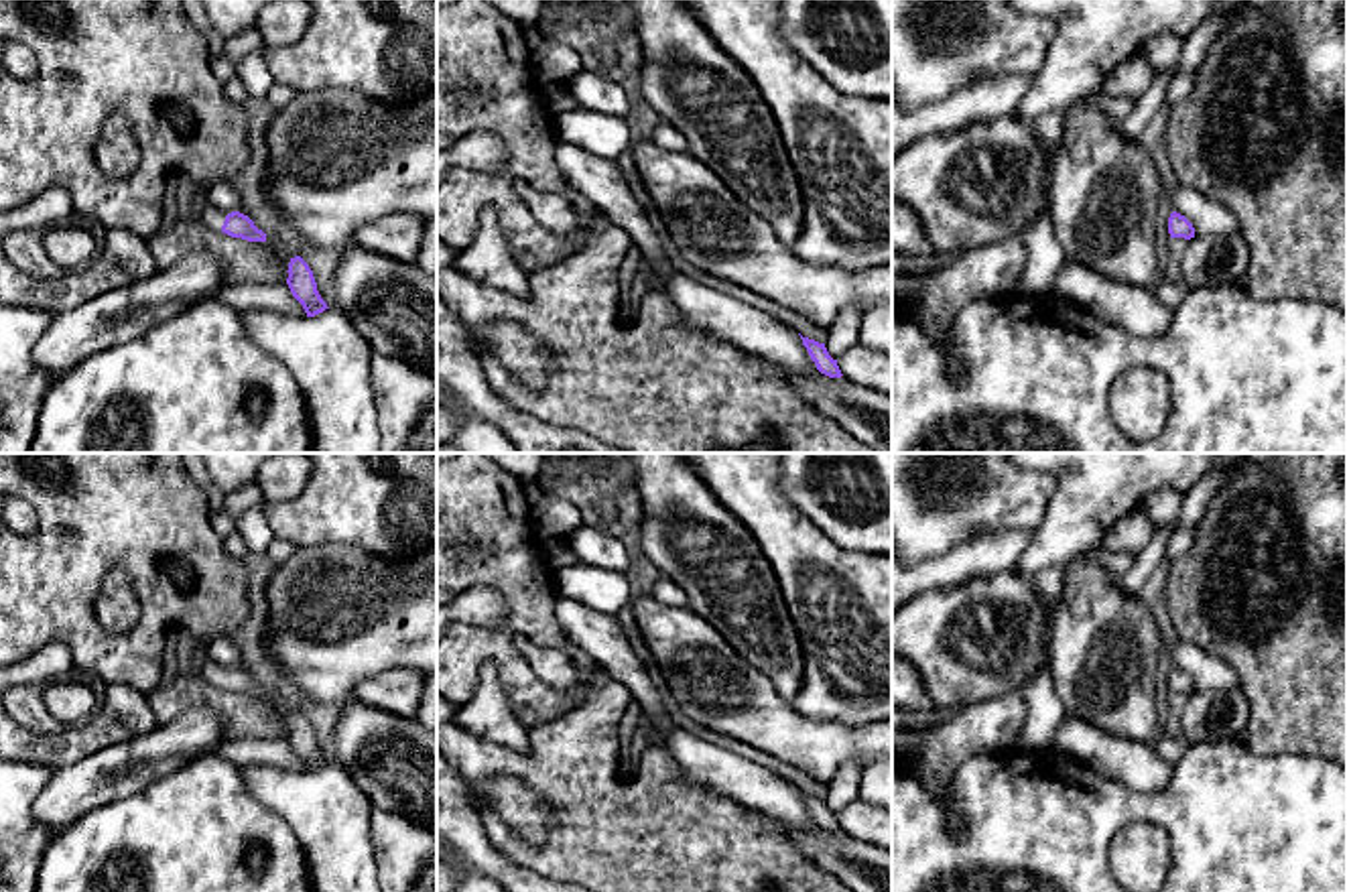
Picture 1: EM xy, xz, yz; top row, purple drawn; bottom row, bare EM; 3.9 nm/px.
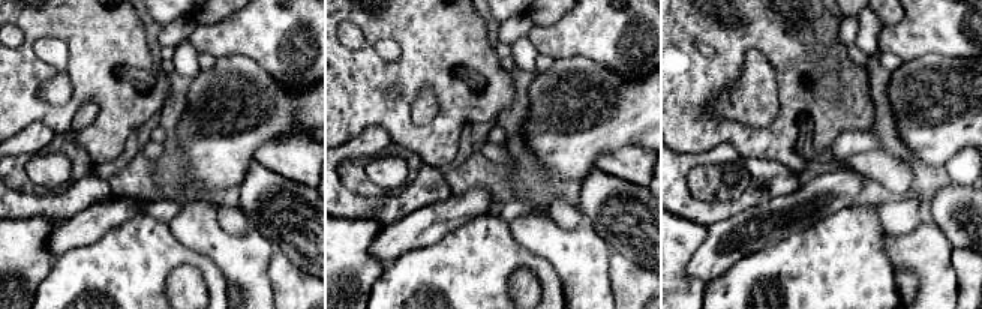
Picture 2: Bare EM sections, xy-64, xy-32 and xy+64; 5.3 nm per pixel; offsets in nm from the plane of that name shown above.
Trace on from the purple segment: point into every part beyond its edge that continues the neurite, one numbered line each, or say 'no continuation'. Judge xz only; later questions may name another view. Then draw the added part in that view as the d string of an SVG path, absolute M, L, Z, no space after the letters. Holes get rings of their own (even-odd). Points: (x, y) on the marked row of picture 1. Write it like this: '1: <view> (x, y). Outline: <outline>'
no continuation

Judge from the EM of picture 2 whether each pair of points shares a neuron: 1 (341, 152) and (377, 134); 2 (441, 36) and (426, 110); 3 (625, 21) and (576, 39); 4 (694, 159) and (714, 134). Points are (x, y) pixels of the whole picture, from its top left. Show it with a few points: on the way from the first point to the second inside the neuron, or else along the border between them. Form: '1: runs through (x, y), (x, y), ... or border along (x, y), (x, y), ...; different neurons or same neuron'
1: runs through (350, 150), (363, 147), (368, 143); same neuron
2: border along (429, 87), (414, 102), (414, 122); different neurons
3: runs through (613, 23), (588, 30); same neuron
4: border along (735, 147), (718, 143), (702, 152), (676, 152); different neurons

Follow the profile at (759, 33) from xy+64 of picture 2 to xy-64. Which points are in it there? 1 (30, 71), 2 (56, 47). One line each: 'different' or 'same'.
1: same
2: different

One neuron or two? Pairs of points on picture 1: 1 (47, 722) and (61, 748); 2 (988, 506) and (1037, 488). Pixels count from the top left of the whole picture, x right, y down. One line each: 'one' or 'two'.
1: two
2: one

